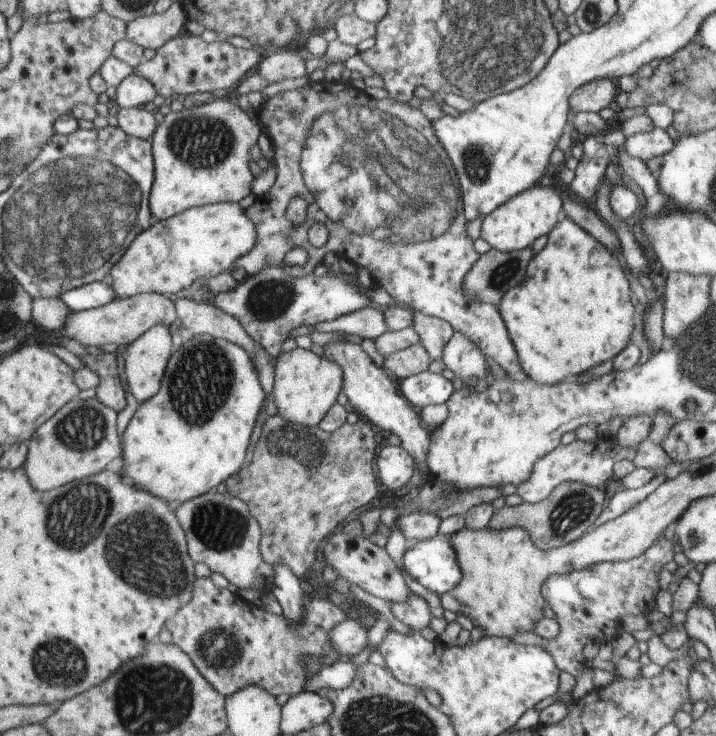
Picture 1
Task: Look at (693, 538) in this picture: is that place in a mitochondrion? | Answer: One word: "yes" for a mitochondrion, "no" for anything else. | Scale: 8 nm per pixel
no

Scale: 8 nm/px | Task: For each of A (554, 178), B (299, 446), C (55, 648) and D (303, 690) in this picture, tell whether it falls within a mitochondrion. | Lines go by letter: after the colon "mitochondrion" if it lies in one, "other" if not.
A: other
B: mitochondrion
C: mitochondrion
D: other

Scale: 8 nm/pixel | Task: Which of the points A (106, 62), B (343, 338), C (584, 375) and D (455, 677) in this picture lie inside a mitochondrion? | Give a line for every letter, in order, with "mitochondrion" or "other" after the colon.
A: other
B: other
C: other
D: other

